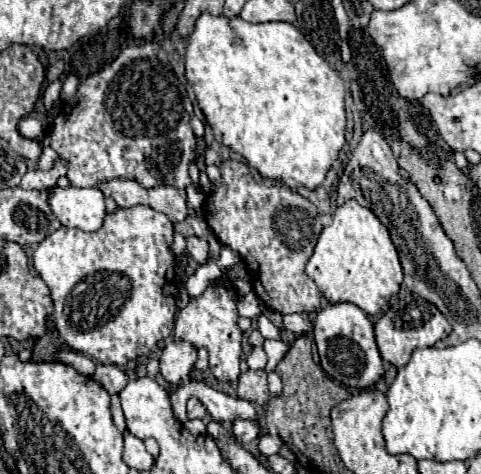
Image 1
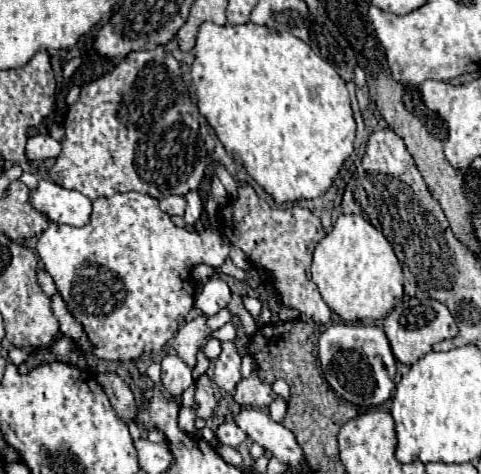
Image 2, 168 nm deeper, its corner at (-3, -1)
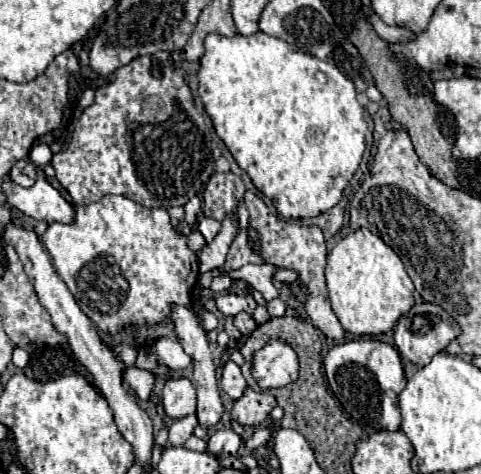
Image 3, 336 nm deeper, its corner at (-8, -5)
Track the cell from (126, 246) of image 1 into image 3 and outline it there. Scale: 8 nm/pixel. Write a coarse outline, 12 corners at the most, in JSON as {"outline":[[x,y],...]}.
{"outline":[[118,195],[42,241],[102,331],[192,305],[198,231]]}

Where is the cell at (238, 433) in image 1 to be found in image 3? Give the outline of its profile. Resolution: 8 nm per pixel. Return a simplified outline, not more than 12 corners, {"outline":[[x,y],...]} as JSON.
{"outline":[[230,429],[208,437],[208,453],[214,457],[236,455],[240,435]]}

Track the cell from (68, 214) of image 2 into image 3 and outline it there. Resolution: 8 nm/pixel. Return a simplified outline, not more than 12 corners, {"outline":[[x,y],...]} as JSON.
{"outline":[[42,177],[12,179],[2,193],[12,209],[46,223],[72,221],[74,207]]}

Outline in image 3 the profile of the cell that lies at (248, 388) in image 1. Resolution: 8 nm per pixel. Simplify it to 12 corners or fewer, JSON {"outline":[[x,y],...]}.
{"outline":[[248,387],[230,413],[256,427],[270,417],[276,399]]}

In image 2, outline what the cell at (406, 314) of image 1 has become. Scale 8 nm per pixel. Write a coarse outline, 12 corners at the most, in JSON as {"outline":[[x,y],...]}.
{"outline":[[405,299],[383,319],[395,359],[413,365],[457,335],[435,299]]}

